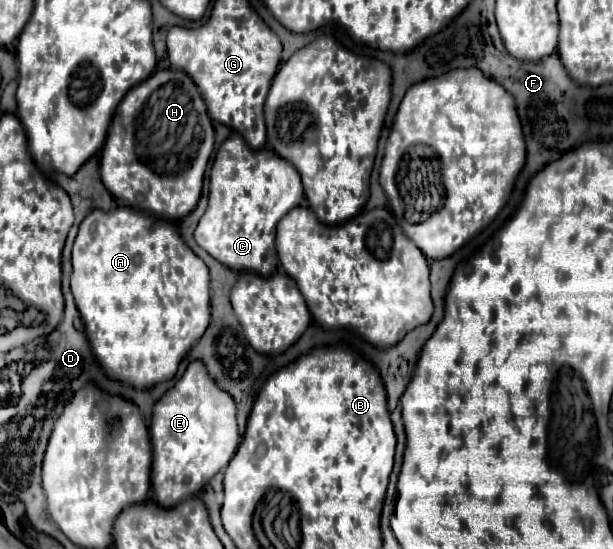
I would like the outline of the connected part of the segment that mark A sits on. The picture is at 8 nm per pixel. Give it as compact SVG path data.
M117 207L113 211L101 211L95 209L87 215L87 219L83 219L83 223L79 225L79 233L75 239L75 245L72 248L72 274L71 274L71 292L75 297L77 309L81 313L81 319L85 323L85 333L87 339L93 347L93 353L97 357L97 361L101 363L101 367L105 369L105 373L111 379L117 381L125 381L131 383L135 389L149 389L155 383L161 381L169 381L175 377L179 361L185 357L185 353L191 349L191 345L205 333L207 325L209 325L209 271L205 267L205 263L187 247L187 243L183 243L177 227L161 217L145 217L141 211L131 209L131 207Z

